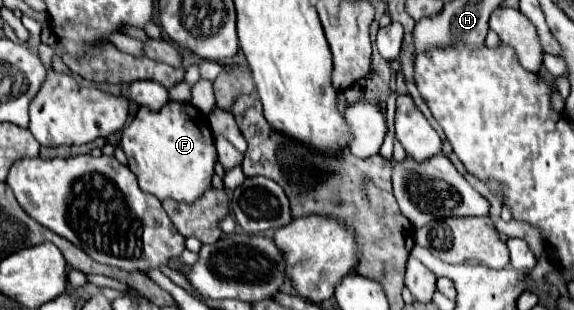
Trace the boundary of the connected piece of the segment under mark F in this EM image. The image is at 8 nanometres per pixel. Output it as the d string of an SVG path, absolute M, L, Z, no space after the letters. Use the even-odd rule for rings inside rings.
M168 101L162 109L150 111L148 107L140 107L134 121L122 131L120 147L124 149L128 157L128 167L138 179L138 185L146 191L158 197L160 201L164 199L174 199L180 203L194 203L198 197L202 197L210 187L212 187L212 175L214 175L214 165L218 161L216 147L214 147L214 135L208 125L206 115L198 113L194 105L190 103L176 103Z

